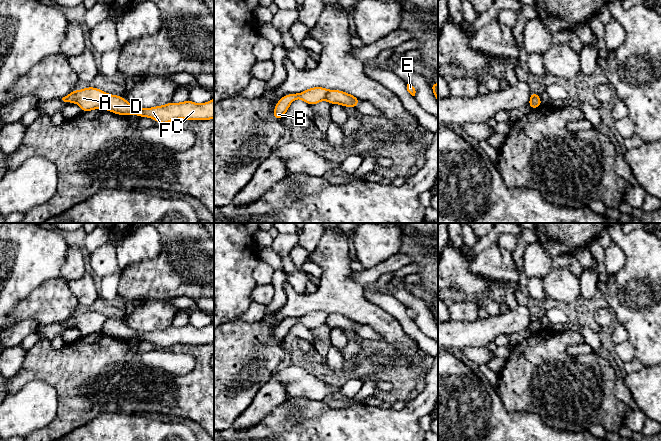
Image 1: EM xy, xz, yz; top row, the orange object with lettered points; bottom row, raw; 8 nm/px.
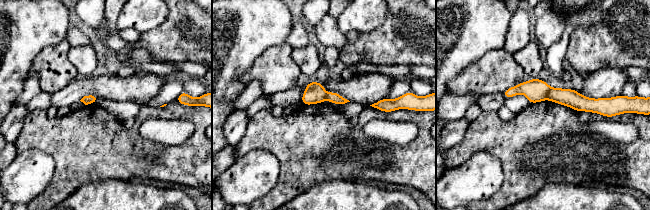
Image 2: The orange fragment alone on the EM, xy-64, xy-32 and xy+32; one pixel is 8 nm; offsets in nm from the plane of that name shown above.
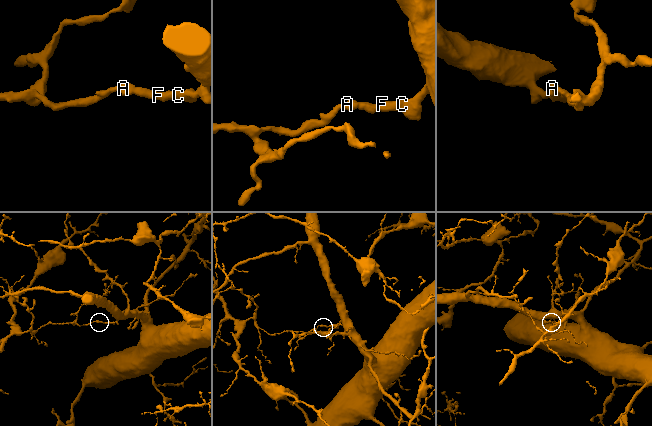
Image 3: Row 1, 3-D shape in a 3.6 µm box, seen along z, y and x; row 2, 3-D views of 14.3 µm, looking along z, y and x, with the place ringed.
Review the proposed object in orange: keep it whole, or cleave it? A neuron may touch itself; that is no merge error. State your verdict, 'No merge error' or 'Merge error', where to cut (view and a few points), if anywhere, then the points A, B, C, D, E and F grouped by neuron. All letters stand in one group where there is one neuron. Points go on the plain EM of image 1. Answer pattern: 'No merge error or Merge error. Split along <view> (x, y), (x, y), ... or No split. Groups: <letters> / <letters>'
Merge error. Split along xy (107, 318), (101, 331). Groups: A B / C D E F

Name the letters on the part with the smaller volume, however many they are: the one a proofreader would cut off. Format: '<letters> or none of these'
A, B

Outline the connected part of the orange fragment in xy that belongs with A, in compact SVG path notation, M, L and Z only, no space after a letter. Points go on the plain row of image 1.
M86 311L82 314L74 314L62 322L67 327L77 327L82 336L101 333L107 317L95 311Z

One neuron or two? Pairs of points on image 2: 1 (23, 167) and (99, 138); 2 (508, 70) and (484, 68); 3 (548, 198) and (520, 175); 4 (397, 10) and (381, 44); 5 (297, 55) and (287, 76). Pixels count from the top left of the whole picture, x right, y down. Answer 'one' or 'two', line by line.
1: two
2: one
3: two
4: one
5: two

